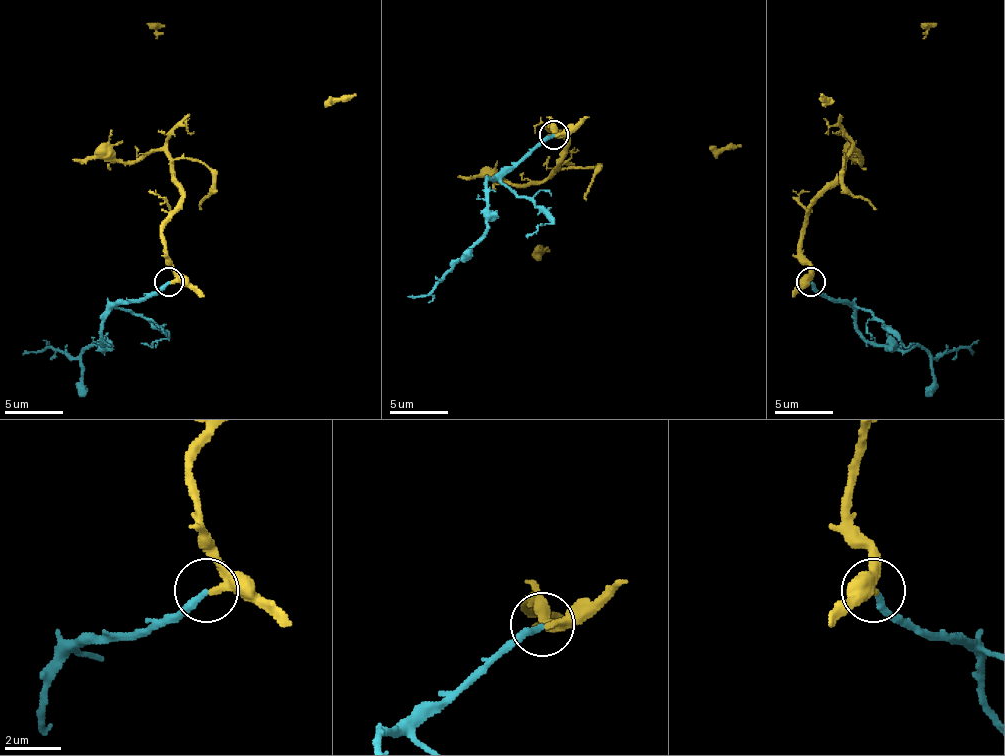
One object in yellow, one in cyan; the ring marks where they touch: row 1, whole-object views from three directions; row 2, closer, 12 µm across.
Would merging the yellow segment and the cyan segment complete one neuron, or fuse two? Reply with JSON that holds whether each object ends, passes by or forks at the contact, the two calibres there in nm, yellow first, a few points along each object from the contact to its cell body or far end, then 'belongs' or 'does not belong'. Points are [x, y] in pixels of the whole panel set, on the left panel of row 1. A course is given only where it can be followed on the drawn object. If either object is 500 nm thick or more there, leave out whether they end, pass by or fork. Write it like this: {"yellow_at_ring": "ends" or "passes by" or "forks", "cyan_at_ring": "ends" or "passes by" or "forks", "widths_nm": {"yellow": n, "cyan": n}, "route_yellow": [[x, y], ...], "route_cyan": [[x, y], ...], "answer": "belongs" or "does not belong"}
{"yellow_at_ring": "passes by", "cyan_at_ring": "ends", "widths_nm": {"yellow": 240, "cyan": 240}, "route_yellow": [[171, 281], [174, 263], [165, 252], [162, 220], [180, 199], [174, 161], [197, 158], [217, 170], [355, 94]], "route_cyan": [[168, 281], [112, 310], [101, 331], [101, 351], [89, 345], [77, 357], [42, 348], [22, 354]], "answer": "belongs"}

